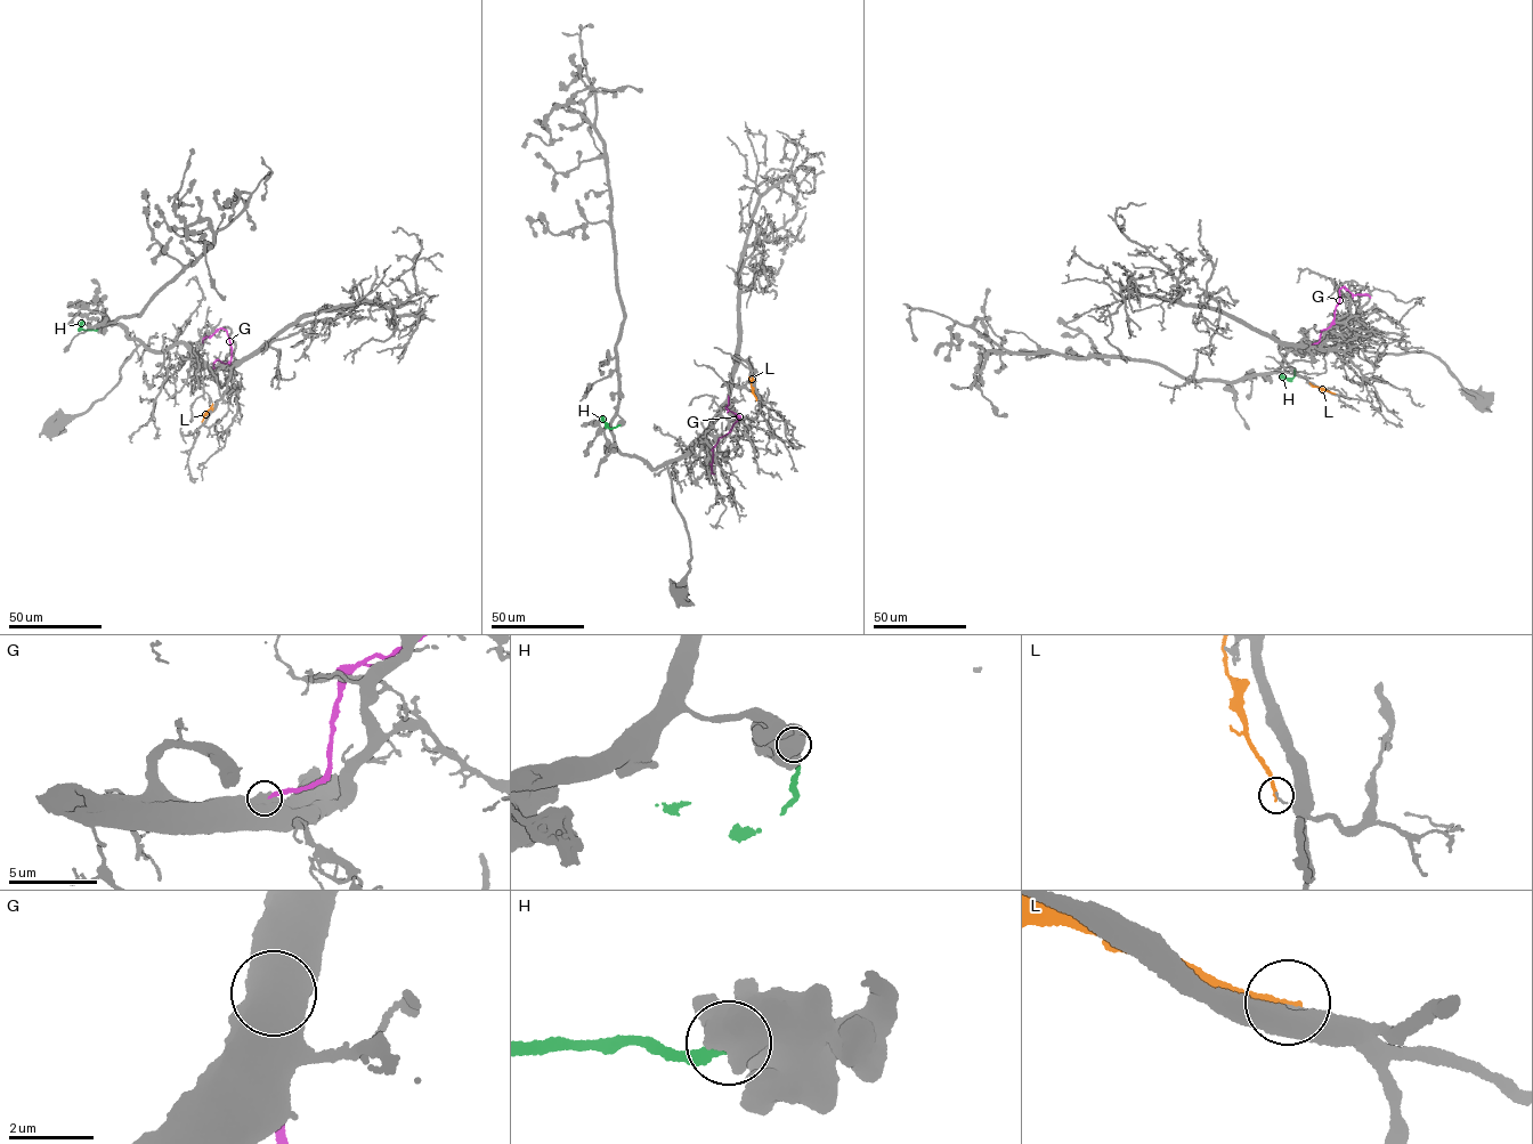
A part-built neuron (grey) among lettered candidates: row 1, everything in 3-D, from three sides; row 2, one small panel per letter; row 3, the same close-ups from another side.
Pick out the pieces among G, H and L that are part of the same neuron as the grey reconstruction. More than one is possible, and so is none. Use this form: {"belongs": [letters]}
{"belongs": ["H"]}

